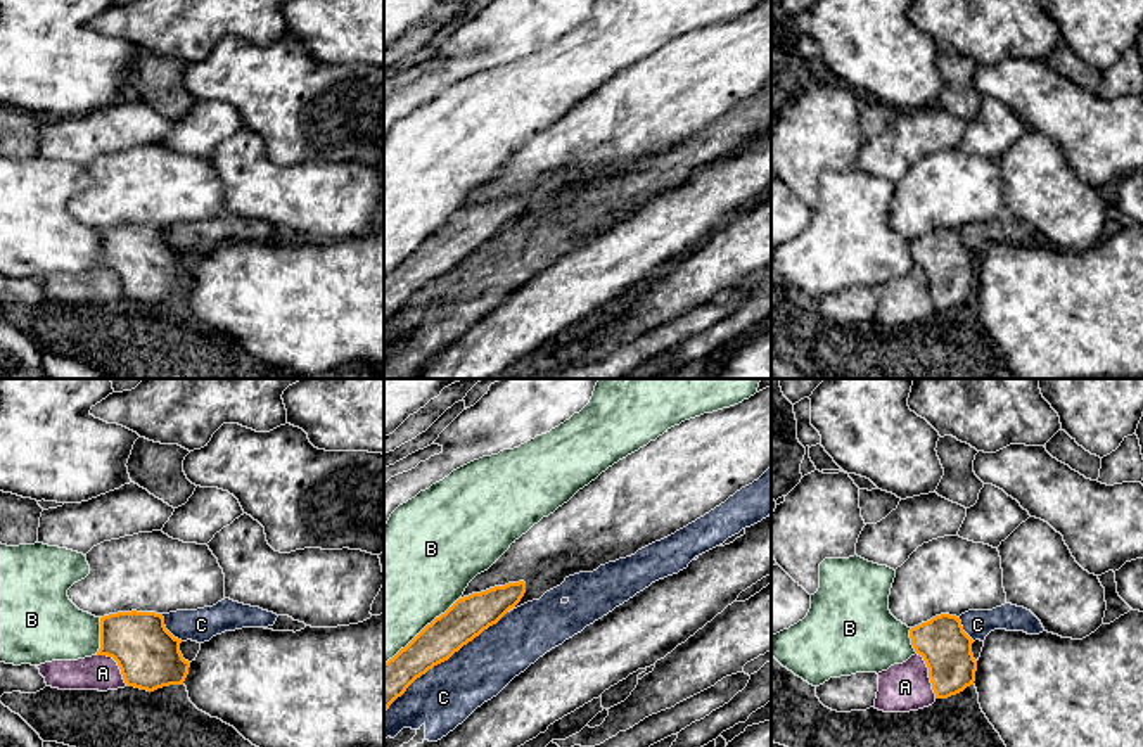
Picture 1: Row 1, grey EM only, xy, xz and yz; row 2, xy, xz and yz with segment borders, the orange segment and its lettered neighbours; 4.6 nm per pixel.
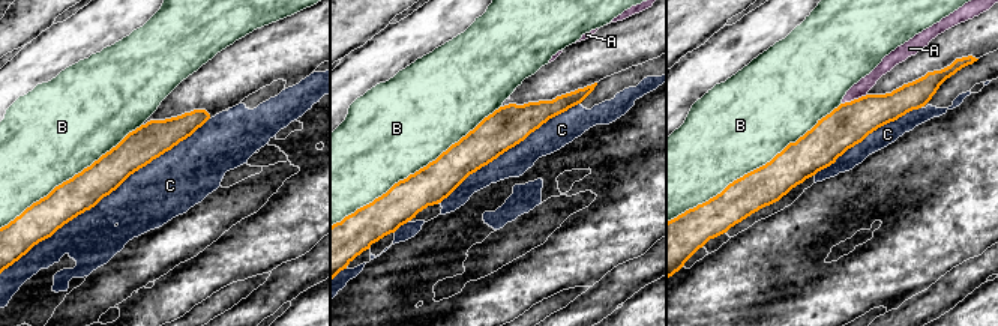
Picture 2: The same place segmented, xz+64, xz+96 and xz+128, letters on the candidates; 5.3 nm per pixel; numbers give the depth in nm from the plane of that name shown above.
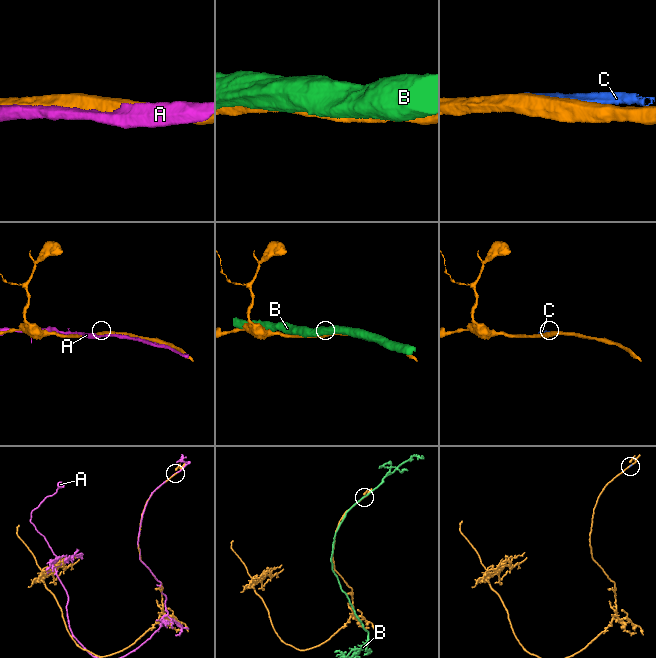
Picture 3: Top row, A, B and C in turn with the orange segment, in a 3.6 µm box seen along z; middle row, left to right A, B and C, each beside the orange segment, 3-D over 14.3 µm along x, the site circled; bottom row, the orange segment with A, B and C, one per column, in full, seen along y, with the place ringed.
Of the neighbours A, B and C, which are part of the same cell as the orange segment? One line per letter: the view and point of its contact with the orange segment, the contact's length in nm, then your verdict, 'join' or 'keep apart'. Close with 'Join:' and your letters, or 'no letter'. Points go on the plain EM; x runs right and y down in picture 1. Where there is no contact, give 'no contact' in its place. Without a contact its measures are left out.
A: yz (929, 287) | 240 nm | keep apart
B: xz (424, 241) | 480 nm | keep apart
C: xz (445, 272) | 750 nm | keep apart
Join: no letter

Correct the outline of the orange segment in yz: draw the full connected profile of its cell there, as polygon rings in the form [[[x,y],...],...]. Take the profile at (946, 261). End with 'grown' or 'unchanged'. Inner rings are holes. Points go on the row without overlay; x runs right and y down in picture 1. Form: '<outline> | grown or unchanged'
[[[941,227],[910,242],[915,265],[923,270],[935,311],[948,311],[974,297],[974,252],[956,228]]] | unchanged

